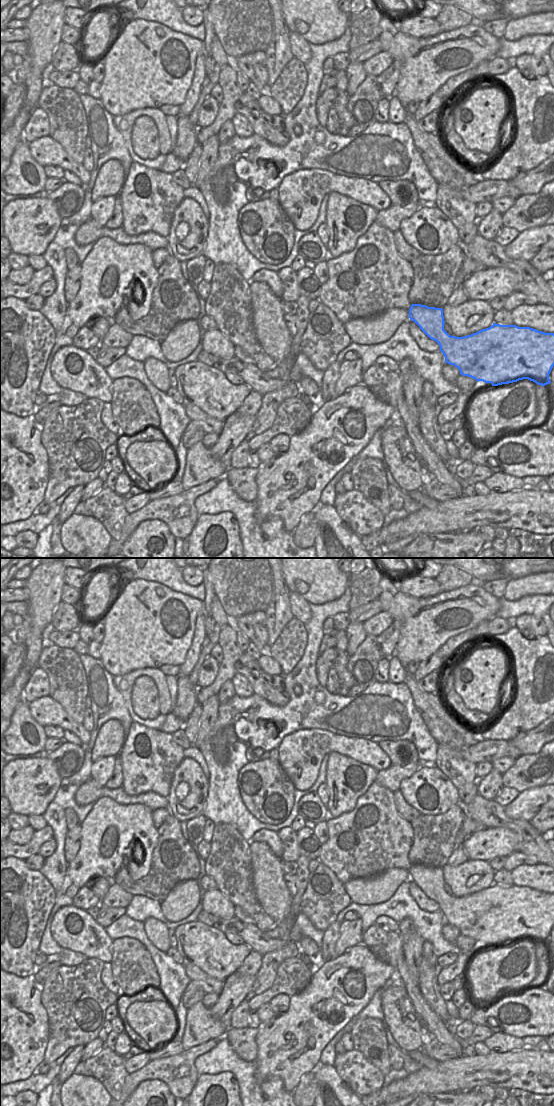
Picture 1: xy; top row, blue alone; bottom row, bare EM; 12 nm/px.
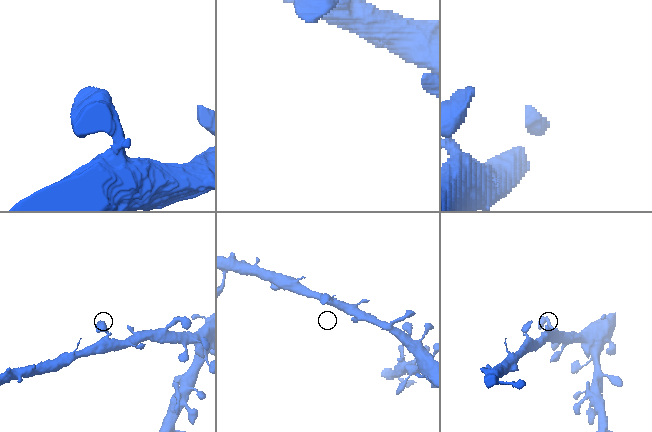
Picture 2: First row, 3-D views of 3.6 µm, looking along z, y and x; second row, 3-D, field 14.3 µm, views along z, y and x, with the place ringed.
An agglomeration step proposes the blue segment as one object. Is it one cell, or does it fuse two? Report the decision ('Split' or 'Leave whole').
Leave whole.

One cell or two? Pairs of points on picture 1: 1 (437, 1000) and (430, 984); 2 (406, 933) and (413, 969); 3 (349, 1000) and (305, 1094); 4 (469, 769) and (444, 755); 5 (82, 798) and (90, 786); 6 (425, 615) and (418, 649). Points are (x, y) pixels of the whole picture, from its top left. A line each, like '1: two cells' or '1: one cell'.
1: one cell
2: one cell
3: two cells
4: one cell
5: one cell
6: one cell

